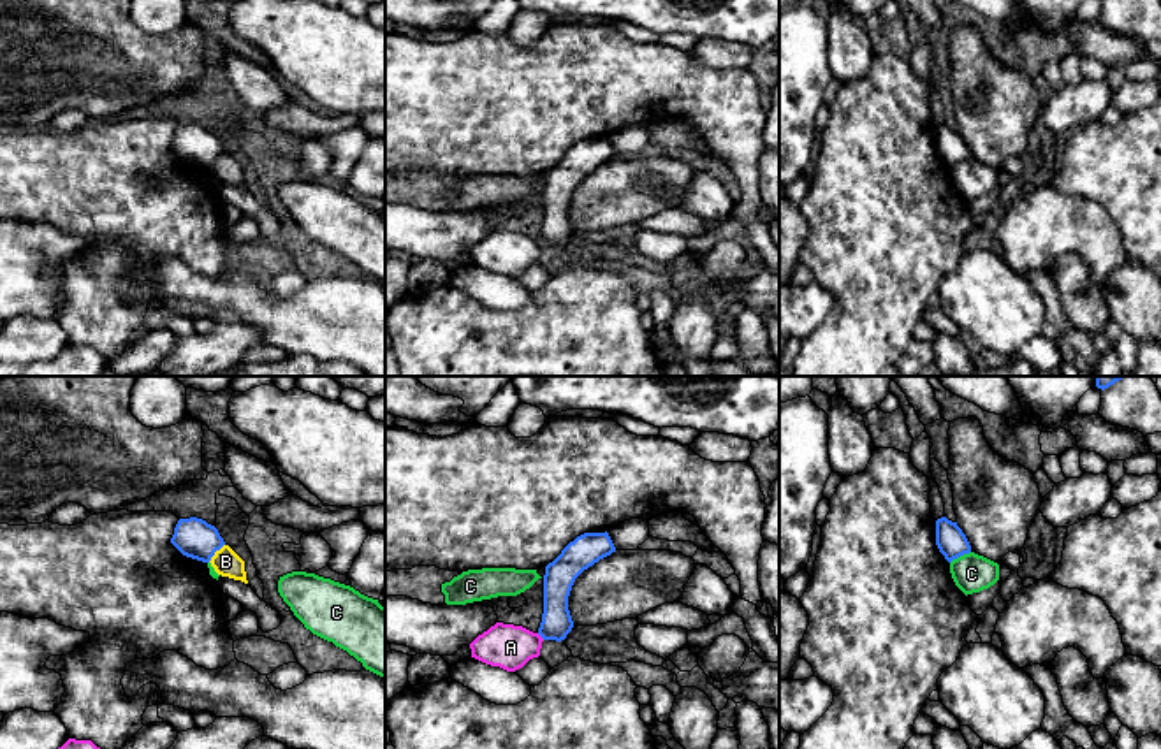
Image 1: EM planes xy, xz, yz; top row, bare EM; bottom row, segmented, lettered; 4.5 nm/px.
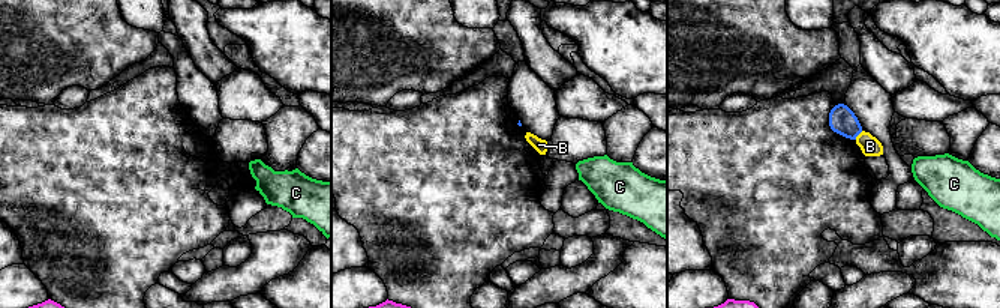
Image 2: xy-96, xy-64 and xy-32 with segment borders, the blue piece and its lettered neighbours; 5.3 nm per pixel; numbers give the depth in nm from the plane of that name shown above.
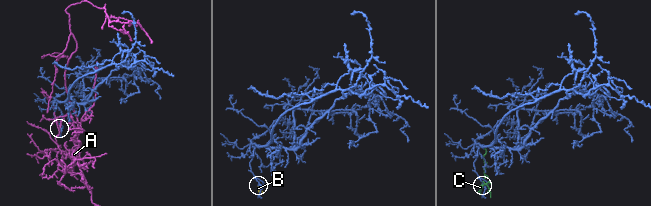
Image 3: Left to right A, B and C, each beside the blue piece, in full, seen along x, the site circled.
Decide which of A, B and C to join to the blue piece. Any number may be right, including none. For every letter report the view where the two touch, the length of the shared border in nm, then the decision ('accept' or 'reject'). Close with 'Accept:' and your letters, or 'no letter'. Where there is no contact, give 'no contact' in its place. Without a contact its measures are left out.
A: meets blue in xz; contact 50 nm long; reject
B: meets blue in xy; contact 120 nm long; reject
C: meets blue in yz; contact 110 nm long; reject
Accept: no letter

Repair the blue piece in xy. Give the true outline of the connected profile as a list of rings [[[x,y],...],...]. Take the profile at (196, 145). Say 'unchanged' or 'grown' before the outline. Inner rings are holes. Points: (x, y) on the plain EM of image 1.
unchanged | [[[179,125],[171,149],[186,164],[209,169],[225,148],[218,135],[202,125]]]

